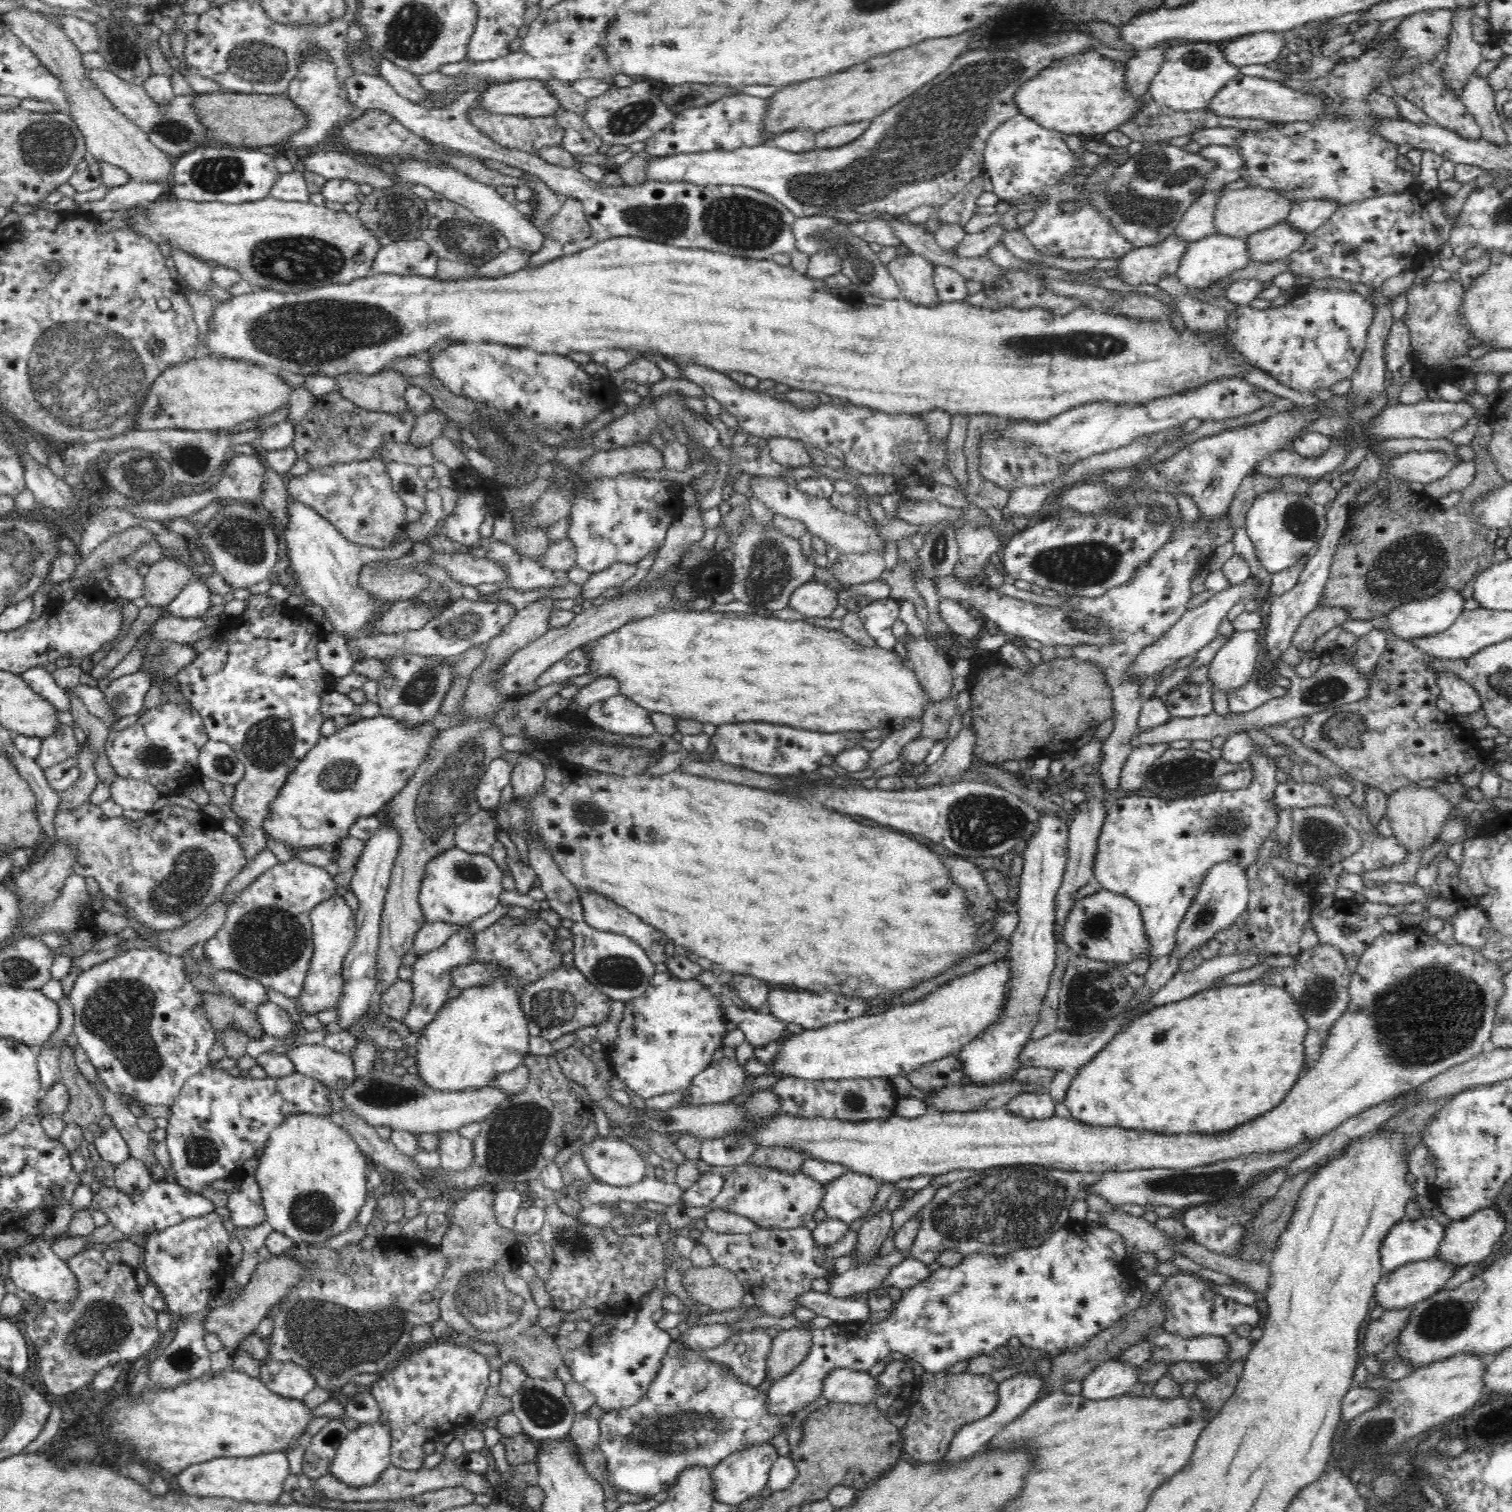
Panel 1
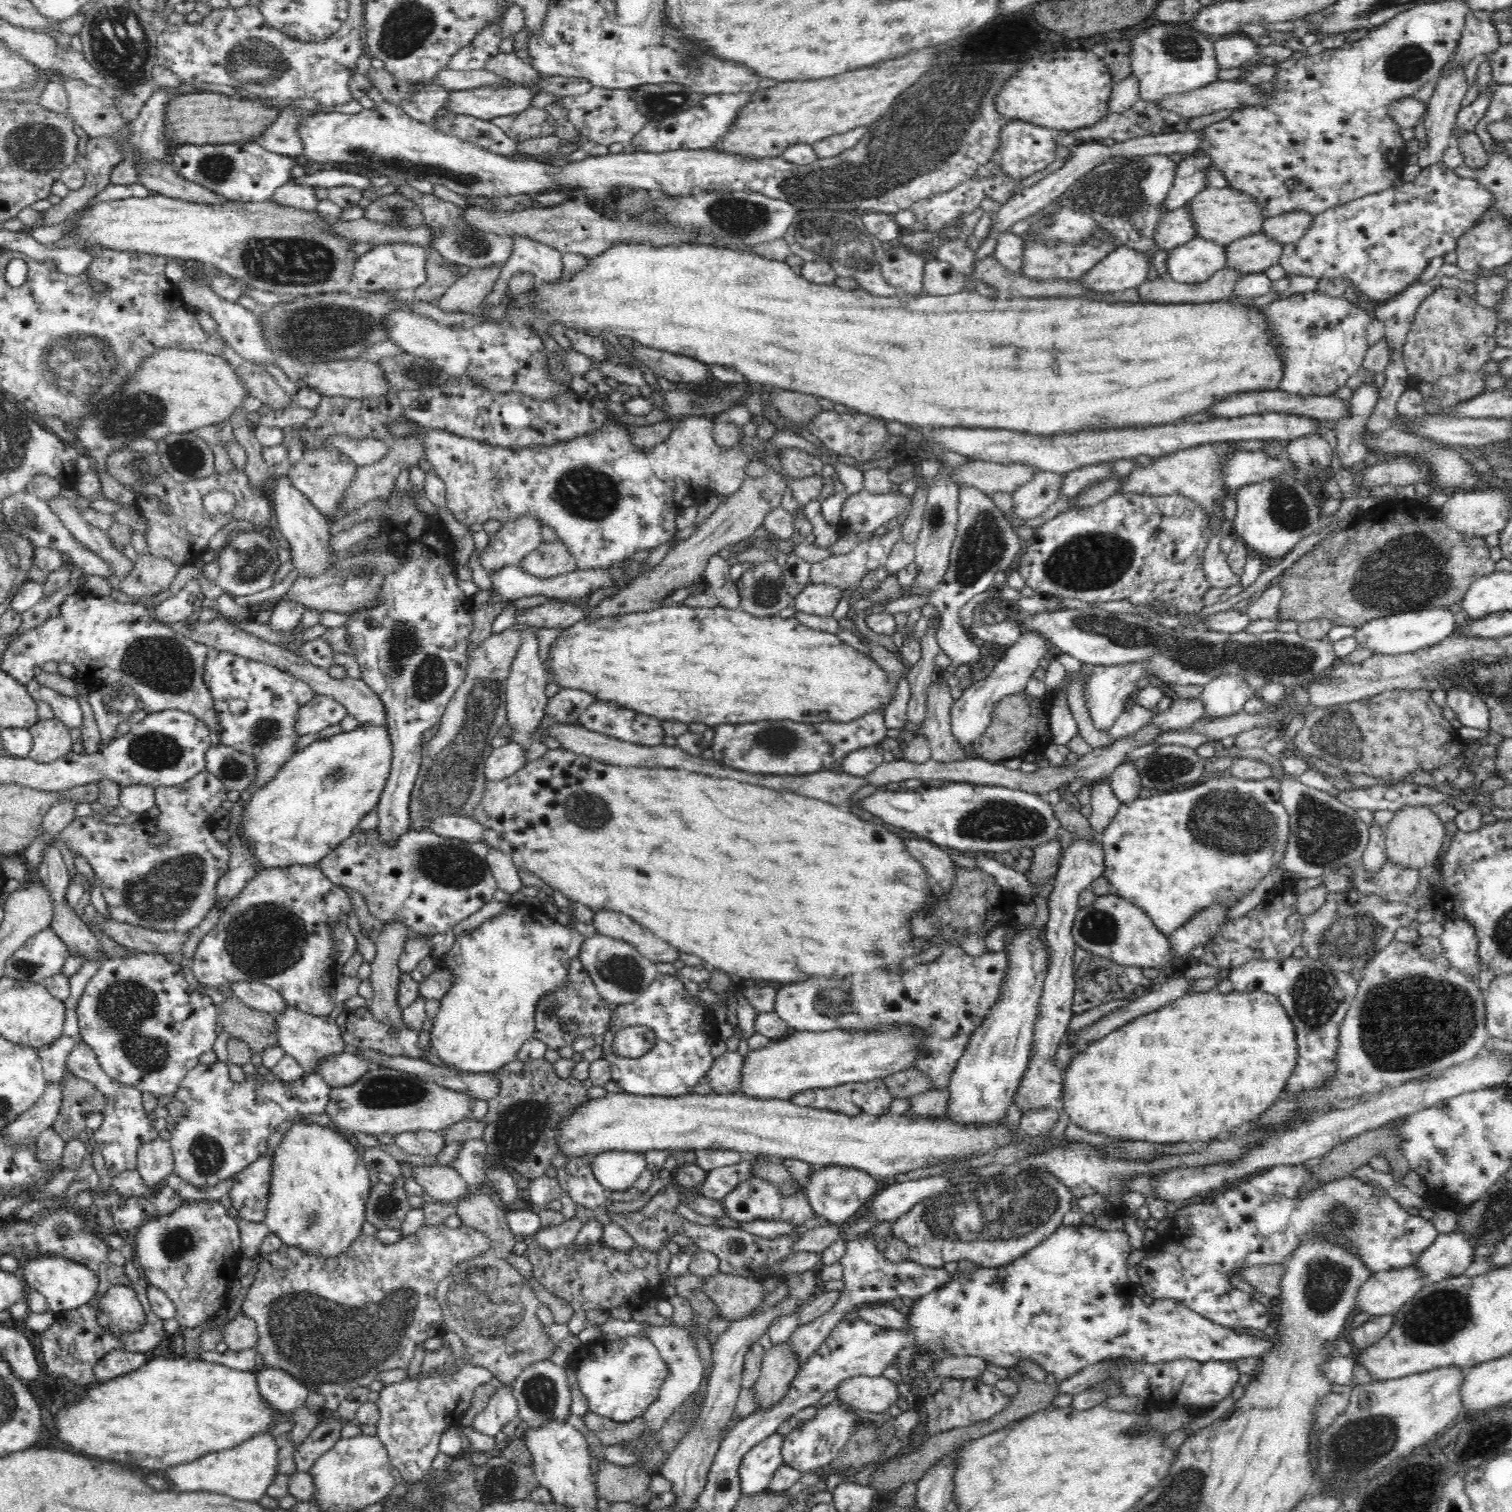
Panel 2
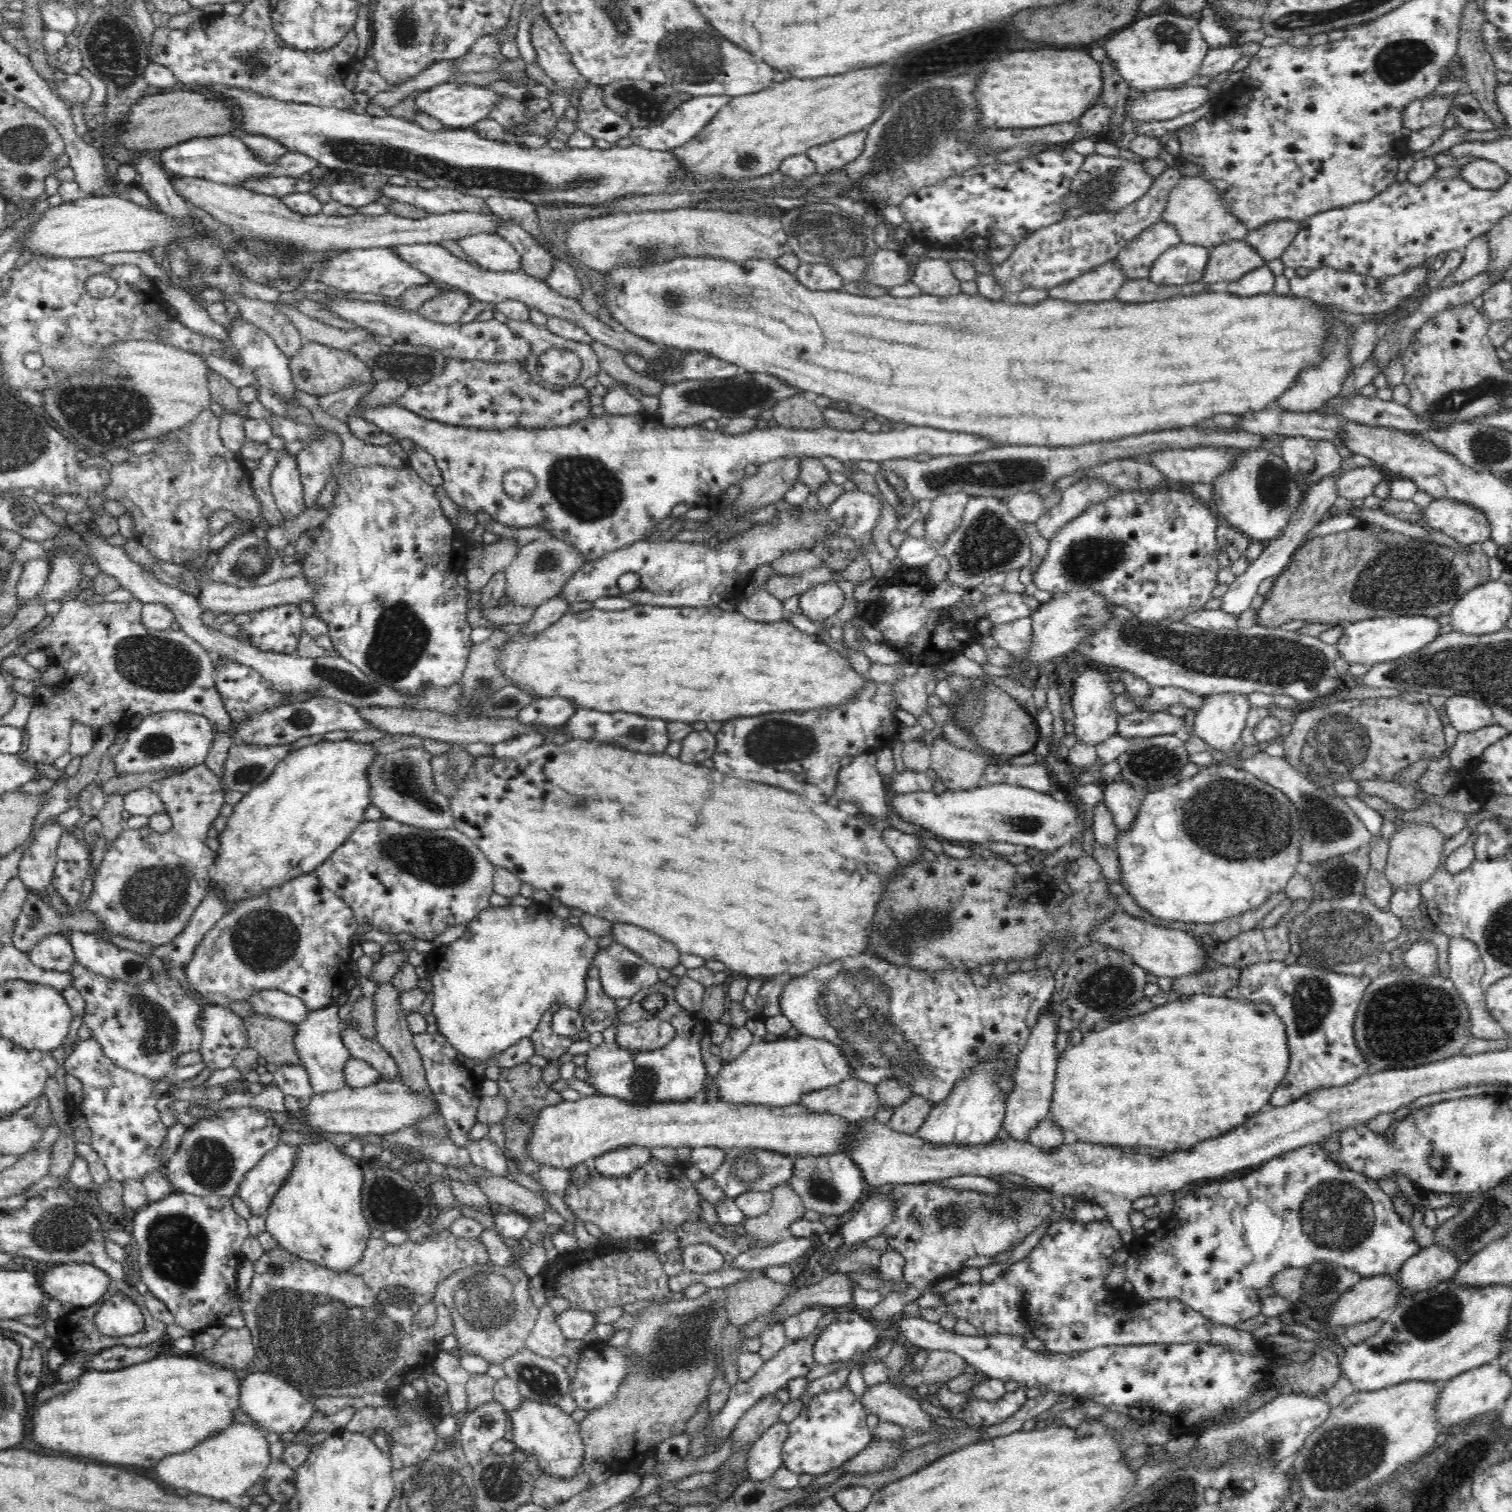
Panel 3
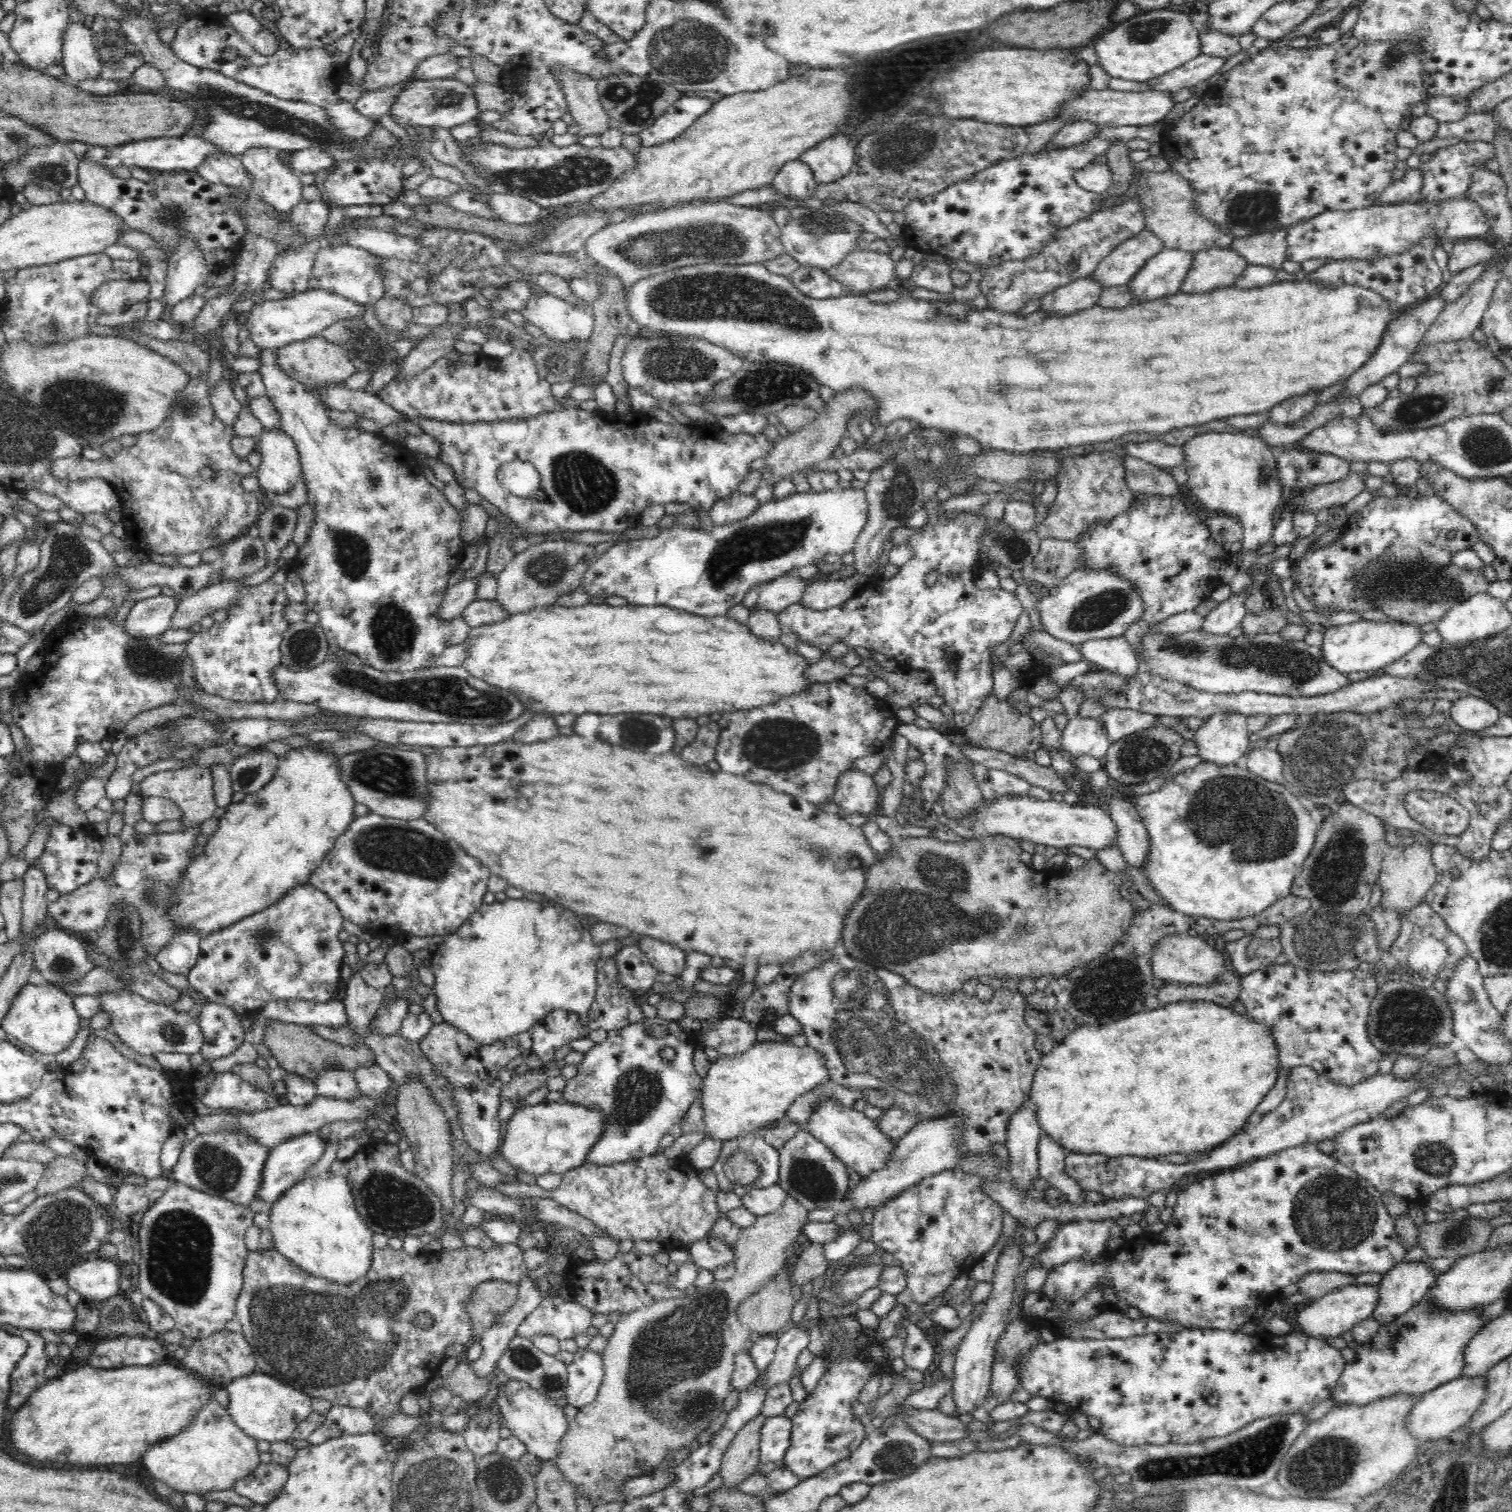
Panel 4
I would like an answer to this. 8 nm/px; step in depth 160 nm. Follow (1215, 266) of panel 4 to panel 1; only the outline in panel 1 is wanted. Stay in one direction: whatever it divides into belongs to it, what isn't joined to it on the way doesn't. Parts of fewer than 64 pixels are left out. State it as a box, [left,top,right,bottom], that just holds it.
[1248,221,1308,262]

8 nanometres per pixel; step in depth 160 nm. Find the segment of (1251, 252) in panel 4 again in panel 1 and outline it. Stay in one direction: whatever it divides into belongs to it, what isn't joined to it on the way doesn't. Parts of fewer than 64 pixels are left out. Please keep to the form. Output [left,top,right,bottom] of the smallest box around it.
[1286,198,1344,235]

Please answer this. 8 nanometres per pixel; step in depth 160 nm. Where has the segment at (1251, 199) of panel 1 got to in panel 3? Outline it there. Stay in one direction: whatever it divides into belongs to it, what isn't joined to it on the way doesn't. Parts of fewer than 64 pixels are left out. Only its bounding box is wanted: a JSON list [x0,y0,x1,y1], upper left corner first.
[1162,177,1250,248]

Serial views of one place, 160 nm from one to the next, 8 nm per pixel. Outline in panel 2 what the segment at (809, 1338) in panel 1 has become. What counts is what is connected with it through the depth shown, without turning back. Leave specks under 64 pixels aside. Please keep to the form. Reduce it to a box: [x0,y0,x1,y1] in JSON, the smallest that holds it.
[753,1340,800,1409]

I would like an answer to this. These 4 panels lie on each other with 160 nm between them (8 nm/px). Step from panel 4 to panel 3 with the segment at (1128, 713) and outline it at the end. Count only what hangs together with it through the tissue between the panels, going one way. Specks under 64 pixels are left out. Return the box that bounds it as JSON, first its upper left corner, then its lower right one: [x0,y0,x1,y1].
[1117,710,1185,741]

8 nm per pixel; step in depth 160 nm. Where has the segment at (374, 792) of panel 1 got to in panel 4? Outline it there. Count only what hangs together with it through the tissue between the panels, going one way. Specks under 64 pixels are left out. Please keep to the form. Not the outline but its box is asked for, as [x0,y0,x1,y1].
[171,745,357,938]

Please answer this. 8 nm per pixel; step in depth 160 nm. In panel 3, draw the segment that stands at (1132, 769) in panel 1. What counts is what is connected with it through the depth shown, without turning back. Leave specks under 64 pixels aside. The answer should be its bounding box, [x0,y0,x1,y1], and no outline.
[1103,778,1143,830]

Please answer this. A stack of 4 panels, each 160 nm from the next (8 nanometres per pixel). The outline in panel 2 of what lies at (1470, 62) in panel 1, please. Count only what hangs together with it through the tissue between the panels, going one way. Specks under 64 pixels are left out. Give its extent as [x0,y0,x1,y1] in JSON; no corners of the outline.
[1417,52,1470,169]

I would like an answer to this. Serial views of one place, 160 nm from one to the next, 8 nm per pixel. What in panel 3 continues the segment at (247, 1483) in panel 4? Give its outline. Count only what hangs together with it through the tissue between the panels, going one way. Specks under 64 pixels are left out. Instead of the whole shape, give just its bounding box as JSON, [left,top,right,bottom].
[264,1460,296,1503]

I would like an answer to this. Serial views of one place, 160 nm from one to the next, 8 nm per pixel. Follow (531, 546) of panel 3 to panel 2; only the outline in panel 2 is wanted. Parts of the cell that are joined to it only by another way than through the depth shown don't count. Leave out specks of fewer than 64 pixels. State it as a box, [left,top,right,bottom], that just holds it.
[520,540,577,578]

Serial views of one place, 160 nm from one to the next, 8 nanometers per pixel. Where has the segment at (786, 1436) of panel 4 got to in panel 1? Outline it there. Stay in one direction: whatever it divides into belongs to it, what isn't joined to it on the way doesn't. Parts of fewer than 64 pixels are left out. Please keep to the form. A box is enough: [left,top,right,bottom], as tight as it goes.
[710,1443,779,1505]

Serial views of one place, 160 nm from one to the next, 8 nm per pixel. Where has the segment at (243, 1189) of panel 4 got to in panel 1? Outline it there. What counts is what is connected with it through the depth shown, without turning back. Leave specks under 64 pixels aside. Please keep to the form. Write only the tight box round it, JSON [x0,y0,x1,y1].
[164,1070,331,1194]

